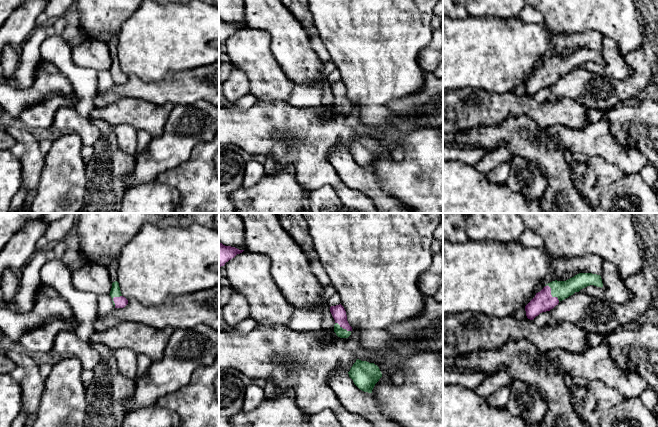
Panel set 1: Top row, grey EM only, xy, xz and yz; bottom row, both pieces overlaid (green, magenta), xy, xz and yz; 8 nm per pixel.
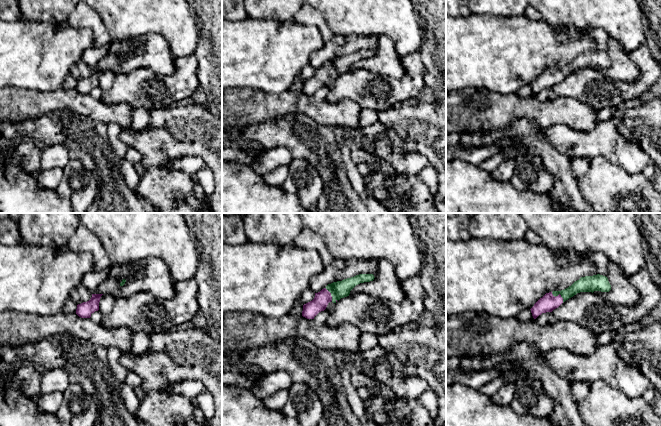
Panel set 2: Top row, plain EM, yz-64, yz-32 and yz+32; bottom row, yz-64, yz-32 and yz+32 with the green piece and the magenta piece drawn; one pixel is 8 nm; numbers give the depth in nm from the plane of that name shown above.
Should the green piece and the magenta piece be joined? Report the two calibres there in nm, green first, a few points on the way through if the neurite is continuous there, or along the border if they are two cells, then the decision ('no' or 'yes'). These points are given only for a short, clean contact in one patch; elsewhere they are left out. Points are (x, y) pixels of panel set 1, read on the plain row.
140/160 nm | across yz (561, 65), (551, 69), (543, 77) | yes

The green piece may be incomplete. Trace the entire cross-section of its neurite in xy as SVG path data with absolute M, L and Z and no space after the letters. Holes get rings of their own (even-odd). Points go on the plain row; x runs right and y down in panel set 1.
M117 57L112 59L112 64L109 70L115 84L124 84L128 80L128 76L122 72L119 59Z

